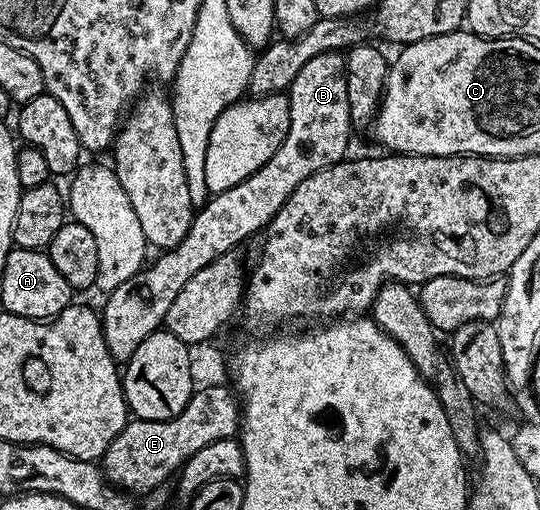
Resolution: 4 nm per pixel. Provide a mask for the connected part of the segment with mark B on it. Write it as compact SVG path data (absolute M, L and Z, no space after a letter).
M328 51L319 57L311 57L303 69L299 69L299 77L288 89L289 108L291 109L291 125L287 129L287 137L283 145L260 167L251 177L239 181L226 191L218 191L200 204L194 214L191 229L187 237L177 247L162 250L157 260L142 267L141 272L131 281L123 281L119 289L108 292L105 308L100 308L101 328L107 341L107 349L118 364L129 362L131 353L147 341L151 332L158 330L167 317L167 309L171 309L171 301L175 301L179 289L199 273L211 261L221 255L228 255L244 239L253 234L264 232L265 228L279 213L279 209L315 173L327 169L331 165L342 162L346 158L345 150L349 147L349 131L353 127L351 109L347 105L347 69L345 56L341 51Z

